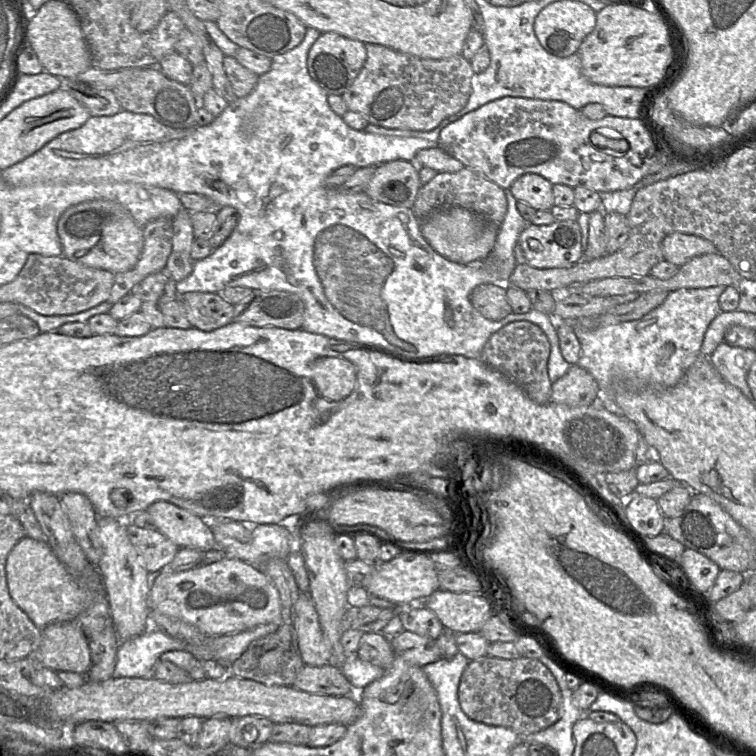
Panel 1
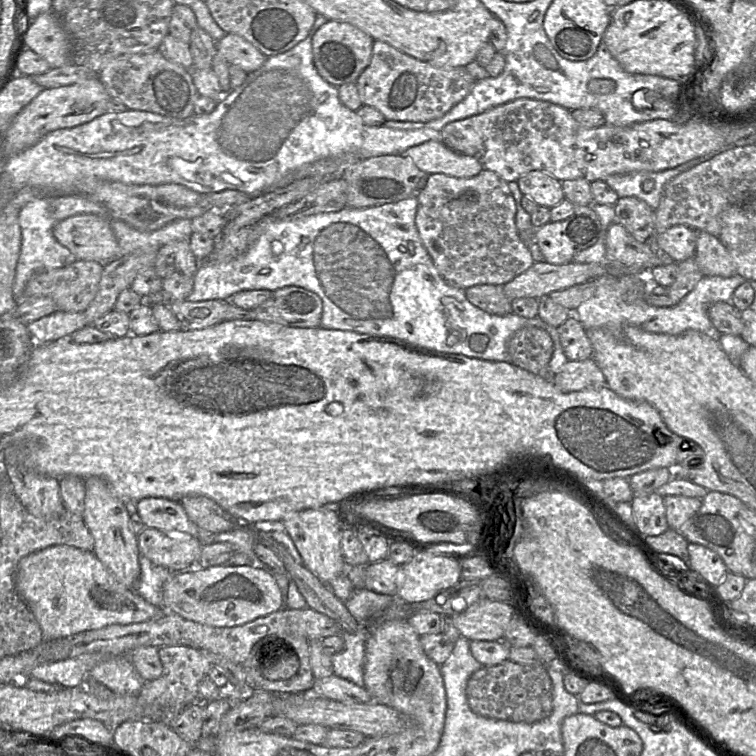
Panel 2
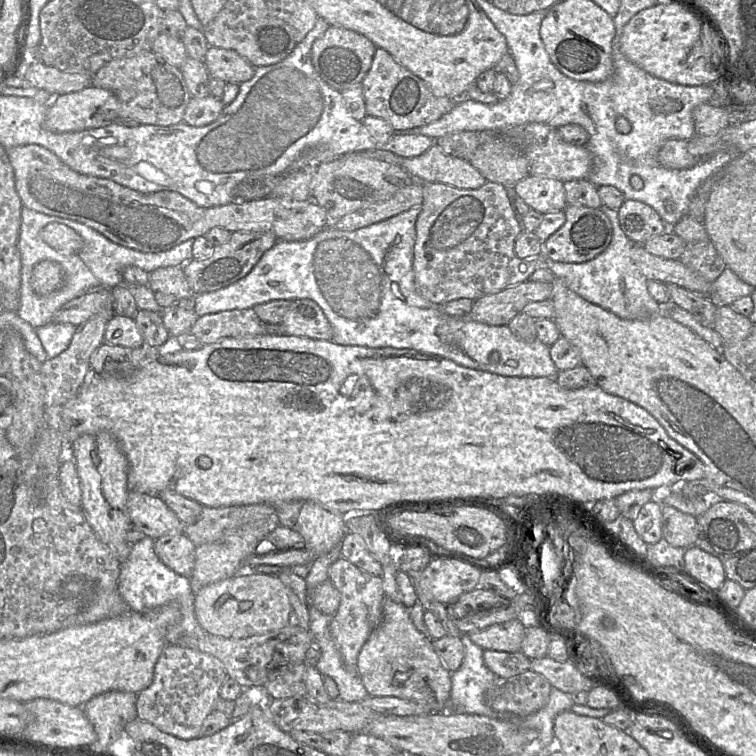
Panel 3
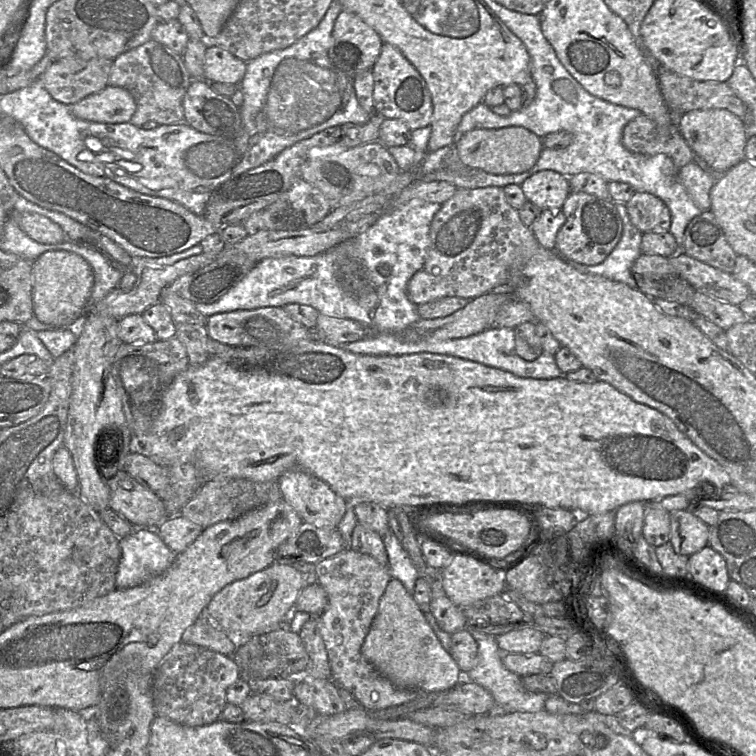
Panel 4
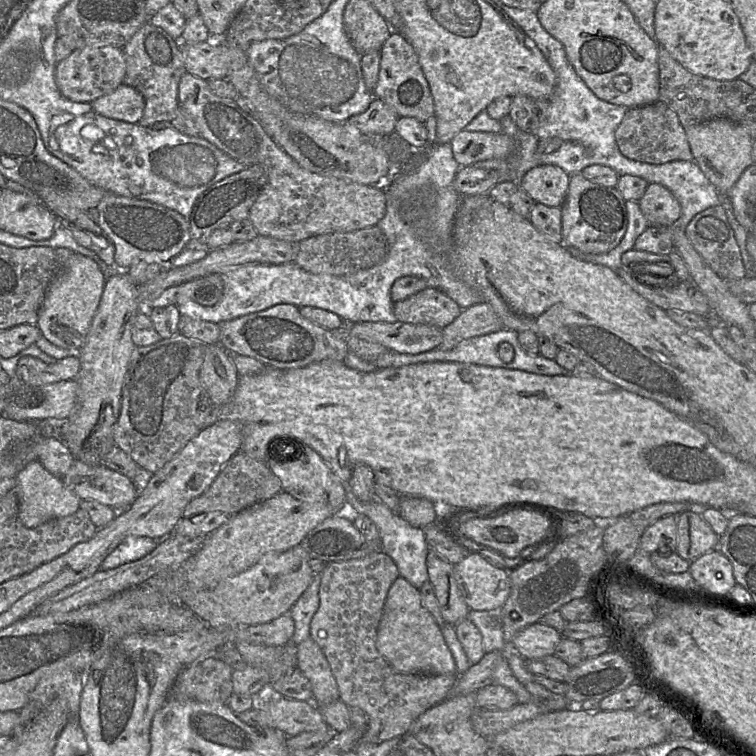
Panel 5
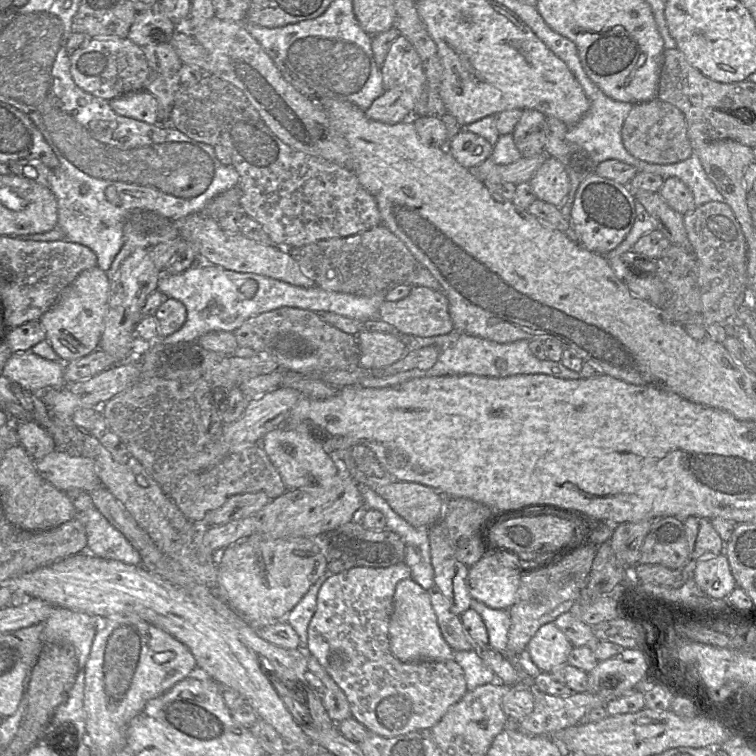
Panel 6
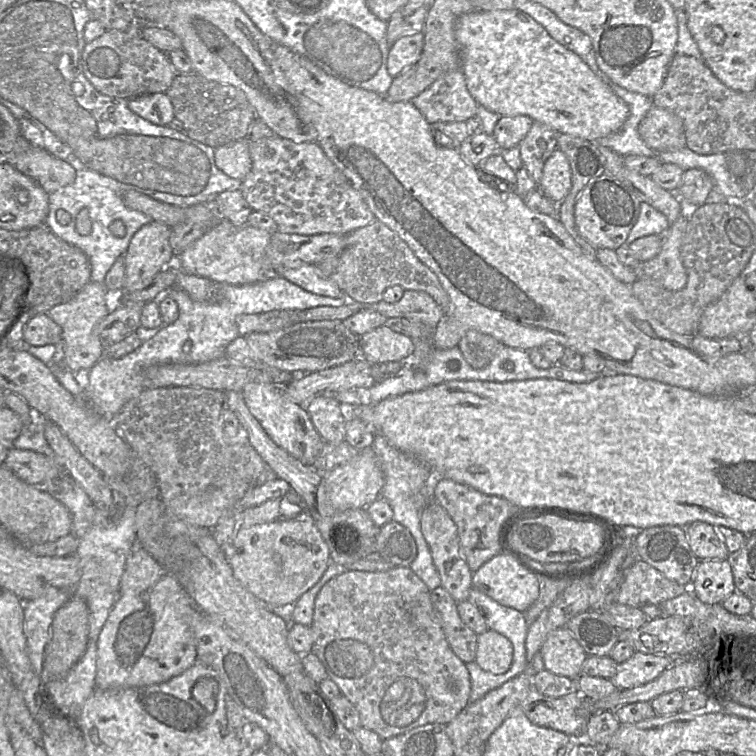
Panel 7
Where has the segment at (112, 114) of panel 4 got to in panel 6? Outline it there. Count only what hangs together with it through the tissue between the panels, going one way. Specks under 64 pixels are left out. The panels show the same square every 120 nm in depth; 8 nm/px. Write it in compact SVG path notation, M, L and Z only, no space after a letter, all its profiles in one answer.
M146 90L133 92L115 98L110 102L113 111L124 117L139 120L148 124L158 124L158 102Z

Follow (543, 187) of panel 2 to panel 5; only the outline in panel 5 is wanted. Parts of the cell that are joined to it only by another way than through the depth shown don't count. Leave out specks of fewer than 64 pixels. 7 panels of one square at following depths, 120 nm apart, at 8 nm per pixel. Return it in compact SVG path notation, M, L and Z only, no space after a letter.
M542 165L528 171L518 185L535 203L560 208L565 201L569 181L570 176L561 168Z

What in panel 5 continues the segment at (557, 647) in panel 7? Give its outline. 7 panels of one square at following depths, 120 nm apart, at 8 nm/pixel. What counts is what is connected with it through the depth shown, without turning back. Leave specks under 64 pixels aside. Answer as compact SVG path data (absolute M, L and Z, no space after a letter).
M537 622L516 633L511 642L524 659L532 660L553 655L561 638L557 630Z

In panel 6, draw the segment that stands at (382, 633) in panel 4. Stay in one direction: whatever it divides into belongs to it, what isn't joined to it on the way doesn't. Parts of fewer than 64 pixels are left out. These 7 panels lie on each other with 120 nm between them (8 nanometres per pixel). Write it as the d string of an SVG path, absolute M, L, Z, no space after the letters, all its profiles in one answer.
M411 578L401 580L396 585L388 636L392 654L402 662L444 661L454 658L455 651L441 634L428 592Z

